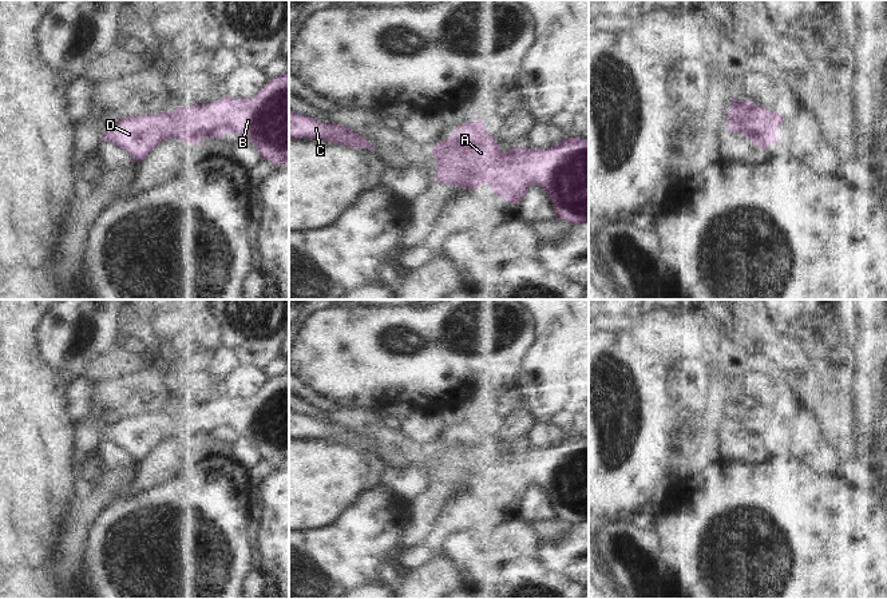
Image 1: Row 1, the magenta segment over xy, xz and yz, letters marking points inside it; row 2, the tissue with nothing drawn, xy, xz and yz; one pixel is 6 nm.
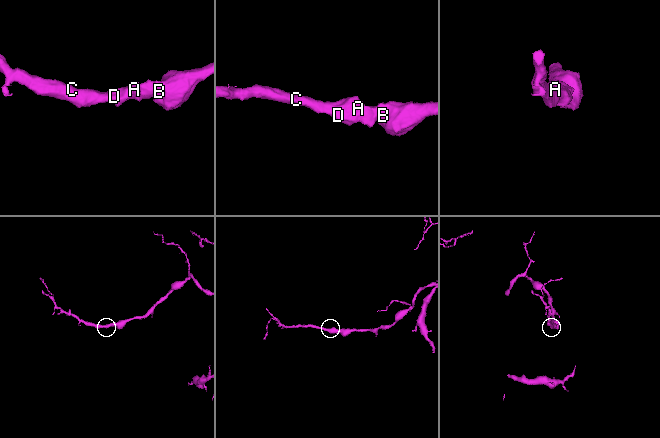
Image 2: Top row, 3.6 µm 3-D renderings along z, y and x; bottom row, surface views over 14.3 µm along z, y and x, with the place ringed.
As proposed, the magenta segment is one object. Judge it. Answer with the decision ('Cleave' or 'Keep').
Keep

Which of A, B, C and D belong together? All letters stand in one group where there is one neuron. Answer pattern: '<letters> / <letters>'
A B C D

